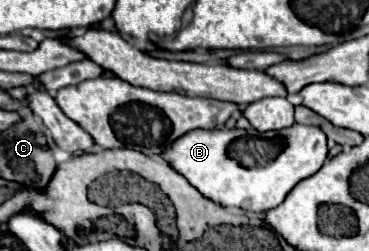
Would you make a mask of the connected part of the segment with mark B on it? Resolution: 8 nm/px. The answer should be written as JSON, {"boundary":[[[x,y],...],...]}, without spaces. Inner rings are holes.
{"boundary":[[[294,124],[290,128],[278,130],[278,132],[254,132],[254,130],[228,130],[228,128],[216,128],[216,130],[192,130],[180,136],[180,140],[174,140],[164,148],[164,160],[178,172],[182,174],[204,198],[222,204],[222,206],[232,206],[240,208],[246,212],[266,212],[270,208],[276,208],[284,202],[286,194],[304,178],[316,174],[324,160],[328,156],[326,148],[326,136],[318,126],[304,126],[304,124]],[[240,138],[252,138],[256,144],[248,144],[248,164],[240,164],[238,160],[228,156],[228,146],[234,140]]]}

